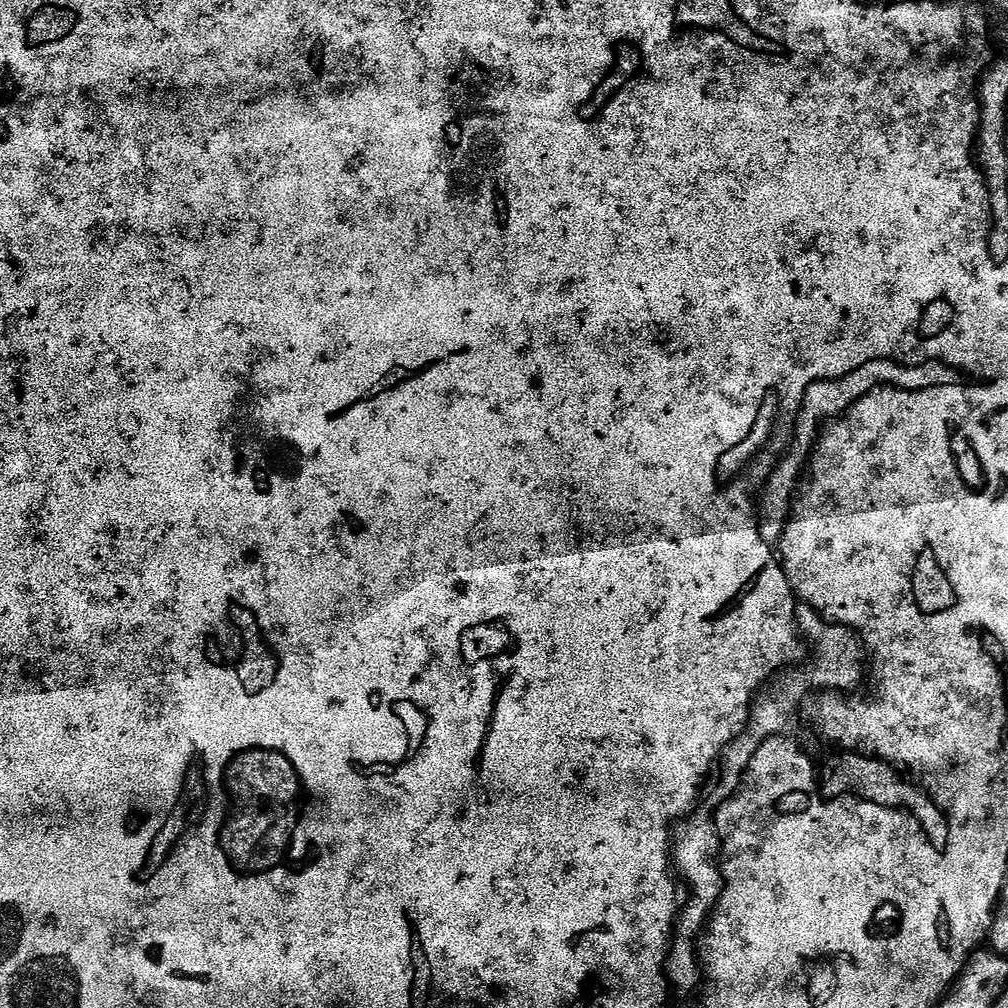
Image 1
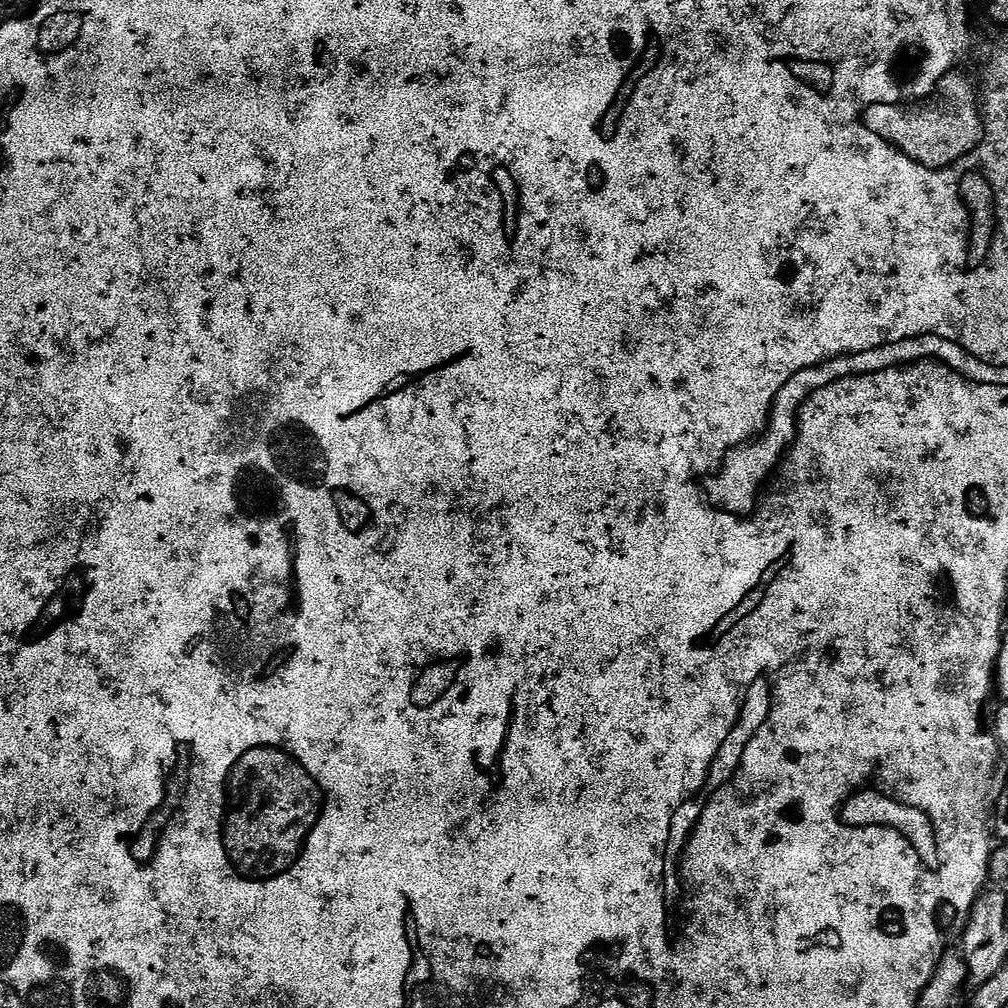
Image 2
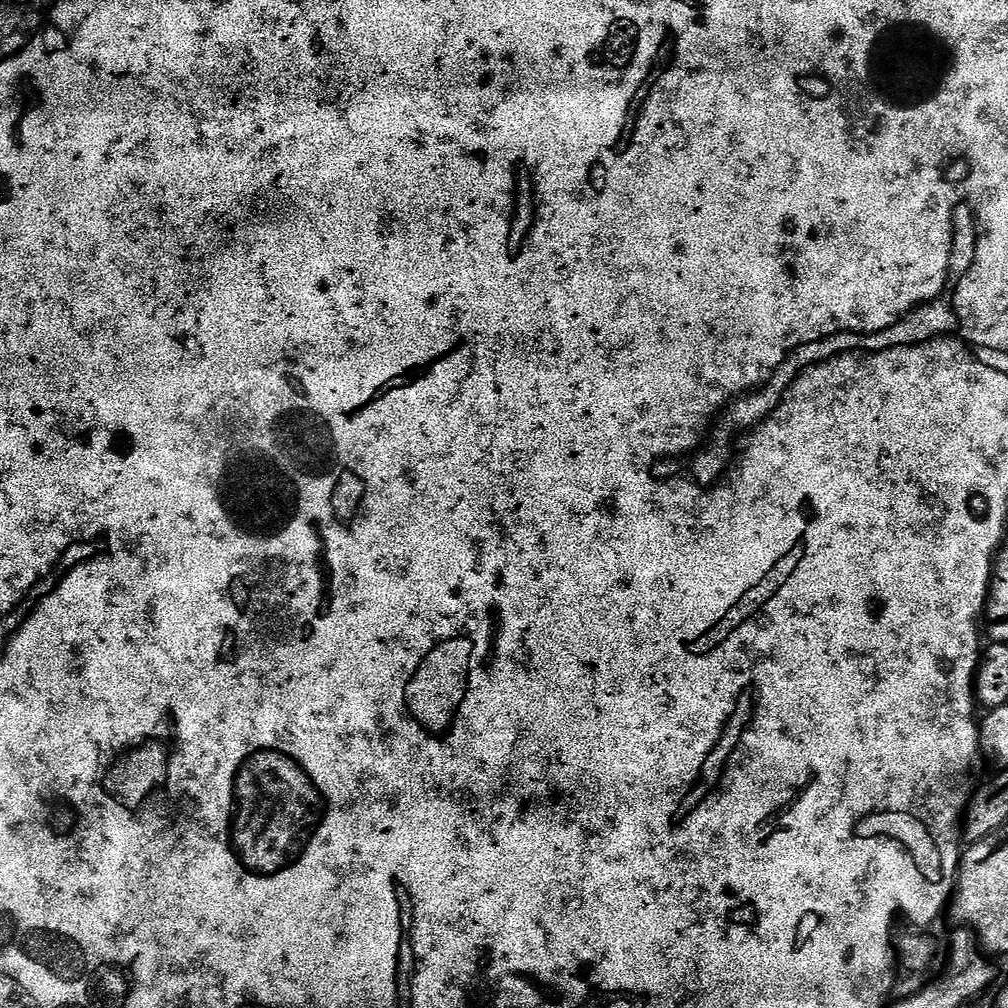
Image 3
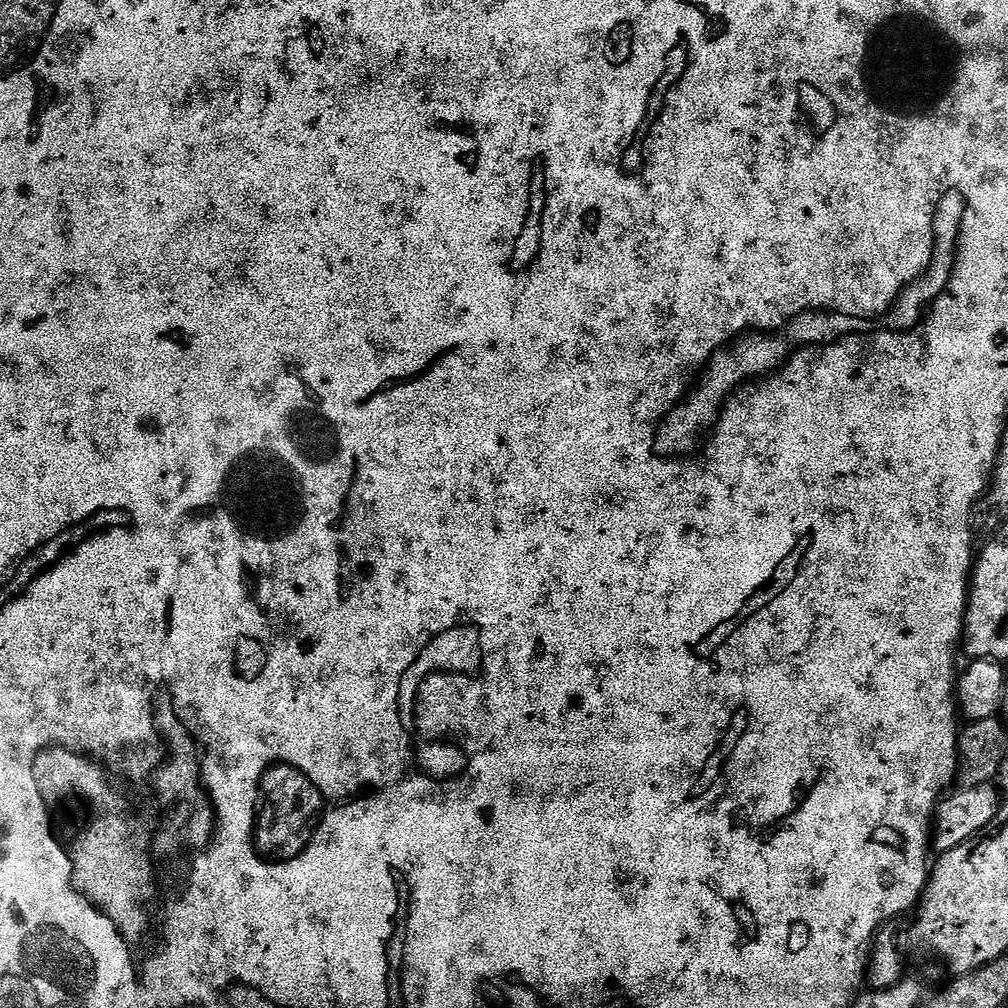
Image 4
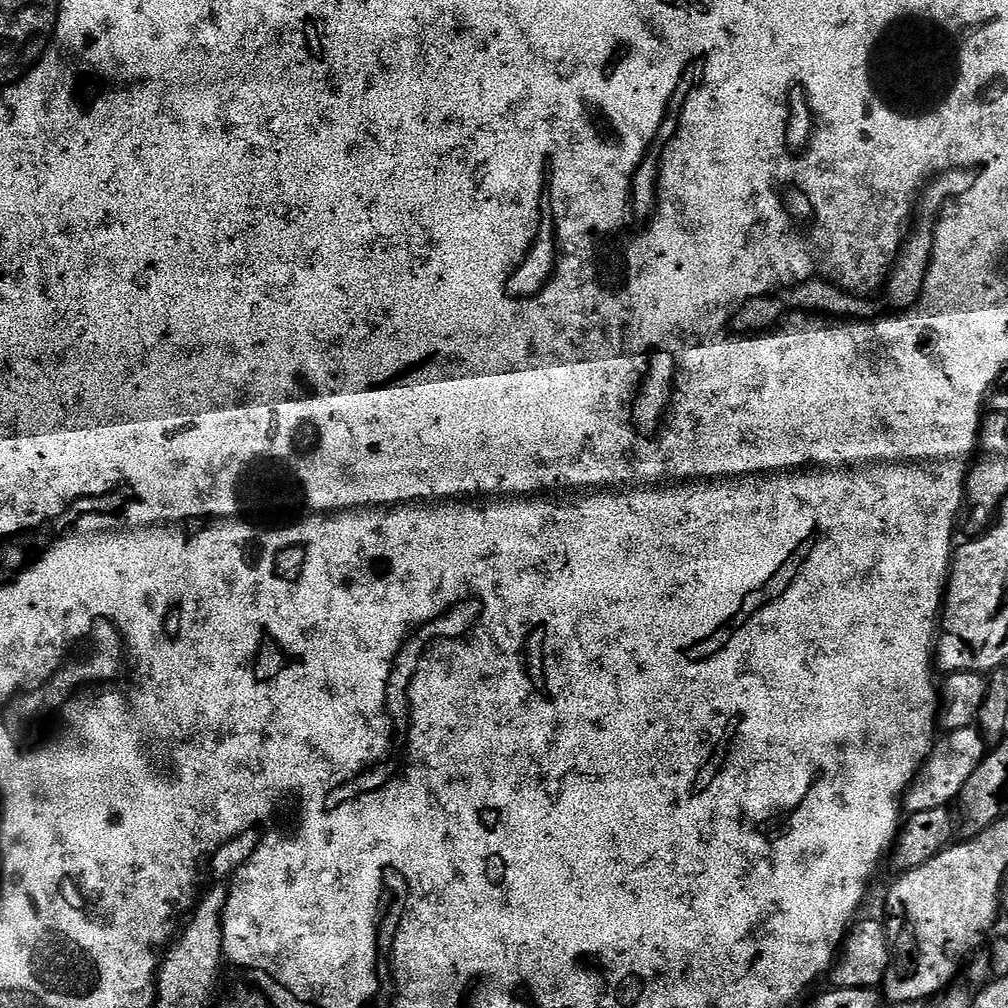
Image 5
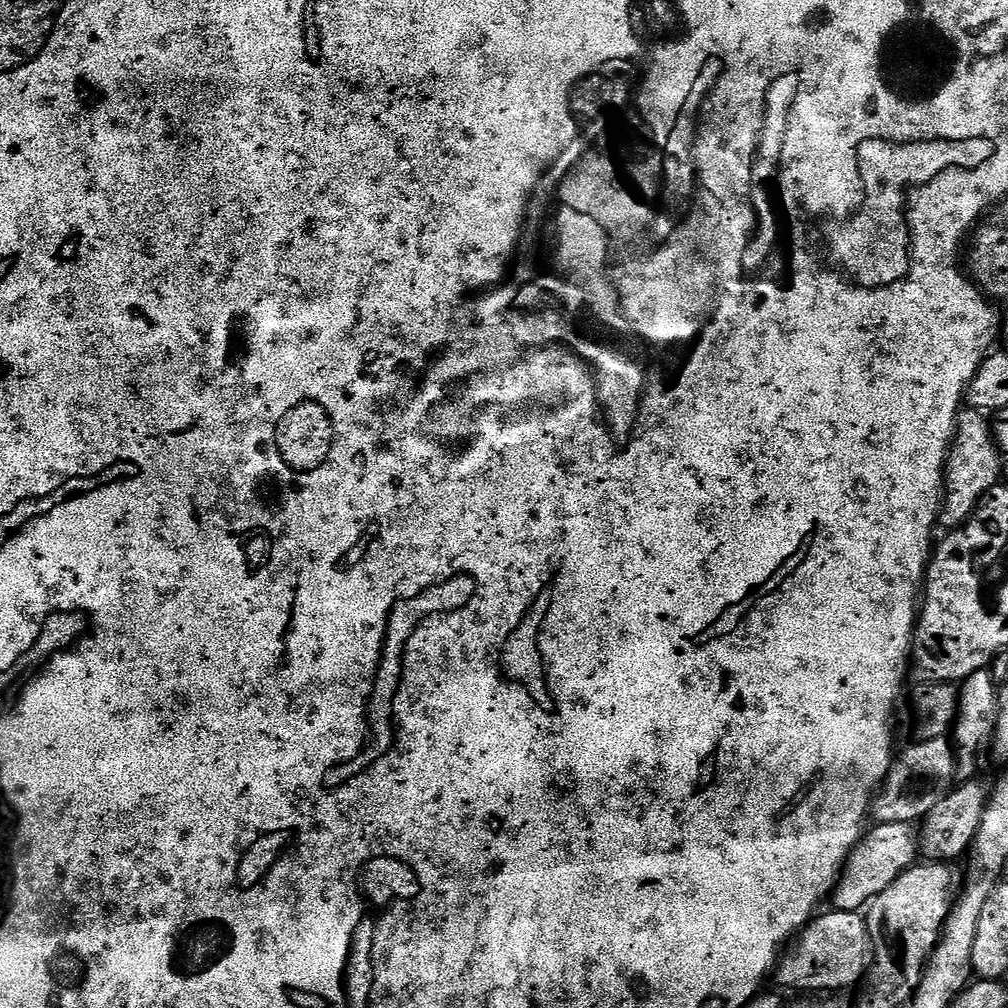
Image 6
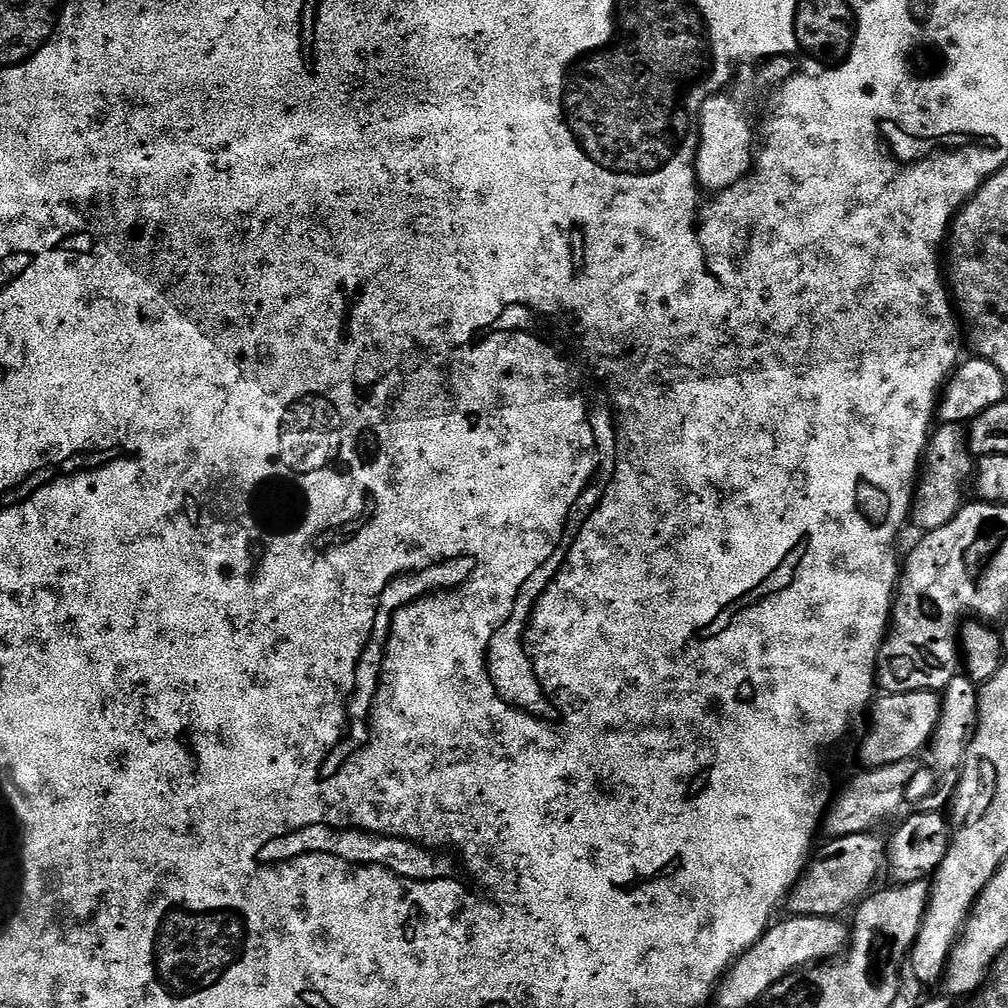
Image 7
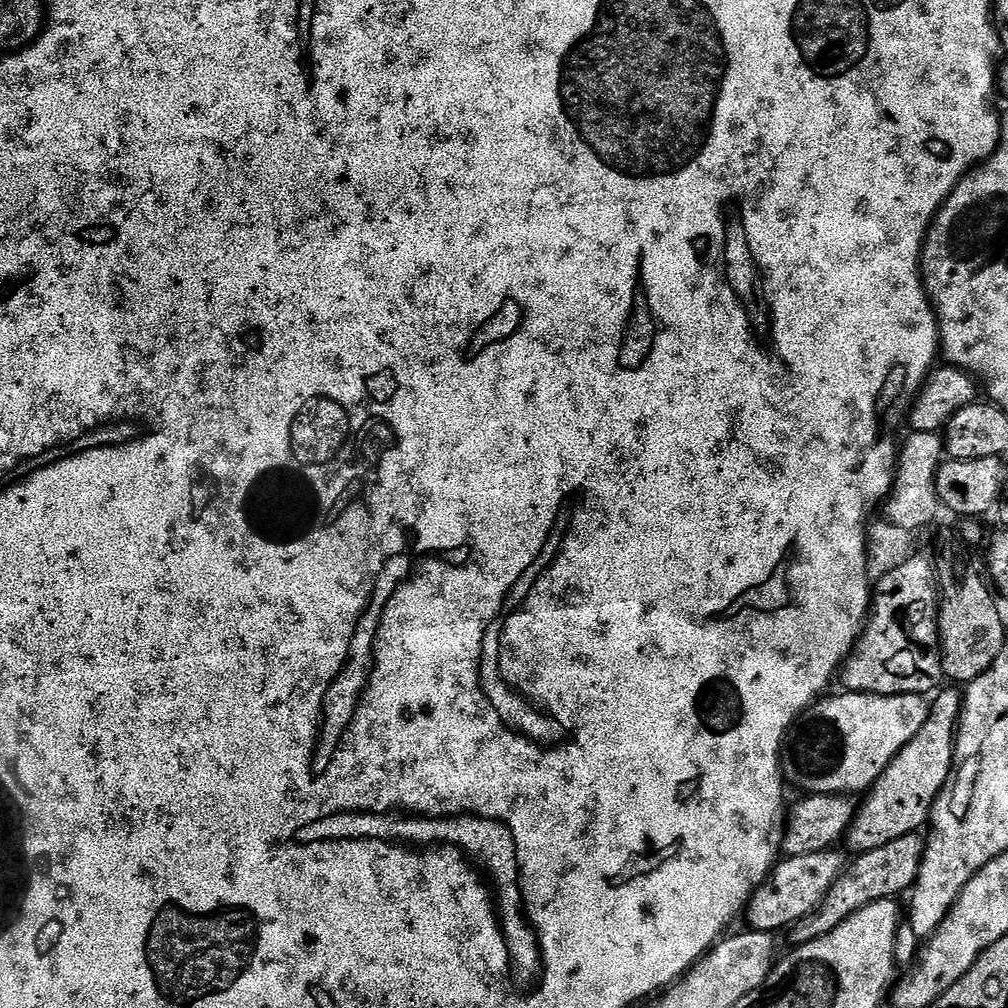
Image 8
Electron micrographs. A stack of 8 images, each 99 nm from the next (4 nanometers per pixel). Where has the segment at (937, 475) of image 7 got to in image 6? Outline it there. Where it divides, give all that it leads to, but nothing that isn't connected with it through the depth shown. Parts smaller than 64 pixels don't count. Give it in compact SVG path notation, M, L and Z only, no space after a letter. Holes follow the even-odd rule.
M965 407L956 416L956 432L952 435L952 446L948 449L946 465L946 495L942 501L942 511L938 521L944 530L963 528L975 517L980 501L990 489L1001 483L1000 459L1002 453L992 436L992 426L985 413Z

